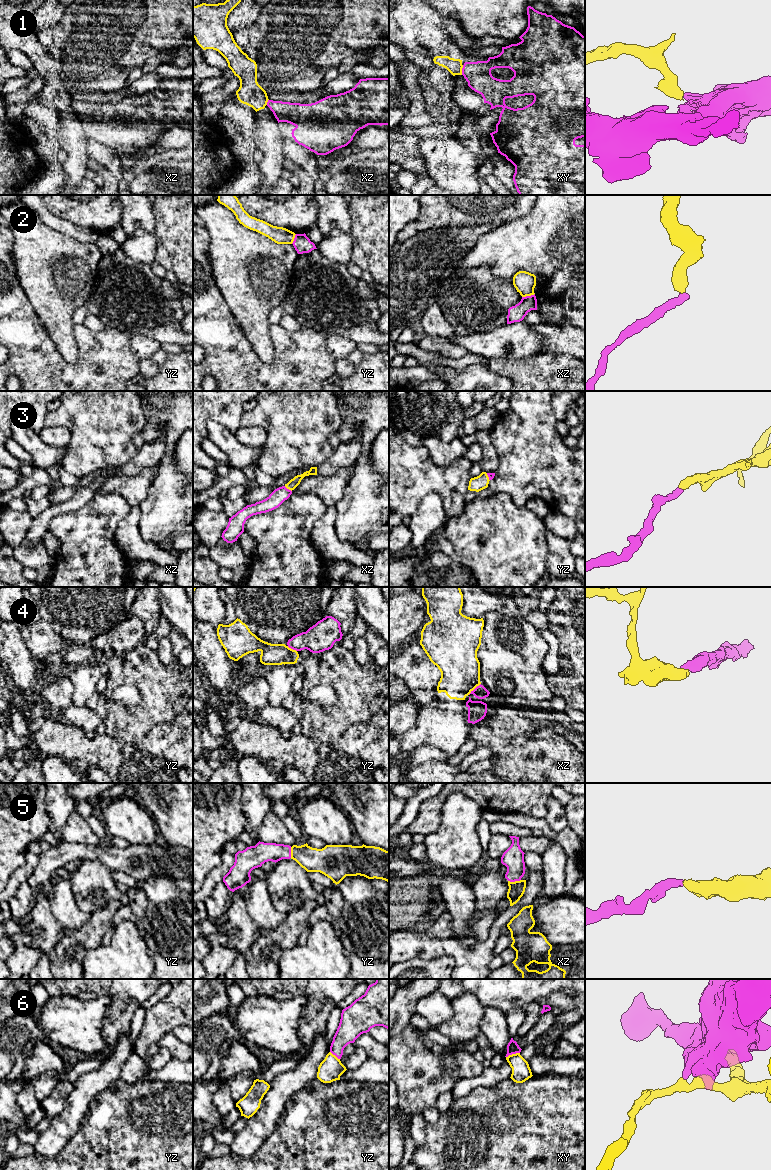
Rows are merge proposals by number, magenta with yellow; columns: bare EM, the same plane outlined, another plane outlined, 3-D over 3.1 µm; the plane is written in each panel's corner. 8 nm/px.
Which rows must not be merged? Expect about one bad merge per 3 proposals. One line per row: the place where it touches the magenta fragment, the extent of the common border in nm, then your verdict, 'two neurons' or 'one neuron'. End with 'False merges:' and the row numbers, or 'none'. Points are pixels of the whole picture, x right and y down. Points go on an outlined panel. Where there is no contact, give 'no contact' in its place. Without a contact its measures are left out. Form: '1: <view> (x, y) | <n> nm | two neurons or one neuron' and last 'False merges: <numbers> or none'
1: xy (462, 70) | 80 nm | two neurons
2: xz (528, 296) | 110 nm | two neurons
3: xz (288, 489) | 80 nm | one neuron
4: xz (475, 688) | 140 nm | two neurons
5: xz (514, 881) | 110 nm | one neuron
6: xy (512, 1053) | 120 nm | two neurons
False merges: 1, 2, 4, 6

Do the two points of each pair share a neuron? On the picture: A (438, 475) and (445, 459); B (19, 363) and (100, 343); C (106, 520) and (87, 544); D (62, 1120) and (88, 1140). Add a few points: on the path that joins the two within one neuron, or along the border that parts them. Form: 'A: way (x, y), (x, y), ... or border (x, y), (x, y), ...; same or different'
A: border (426, 449), (440, 466), (464, 457); different
B: way (39, 366), (41, 368), (76, 368), (81, 363); same
C: way (100, 526), (88, 538); same
D: border (87, 1110), (79, 1129), (62, 1150); different

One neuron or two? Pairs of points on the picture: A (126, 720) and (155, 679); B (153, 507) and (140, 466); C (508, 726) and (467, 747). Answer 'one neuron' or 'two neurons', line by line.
A: one neuron
B: two neurons
C: two neurons

